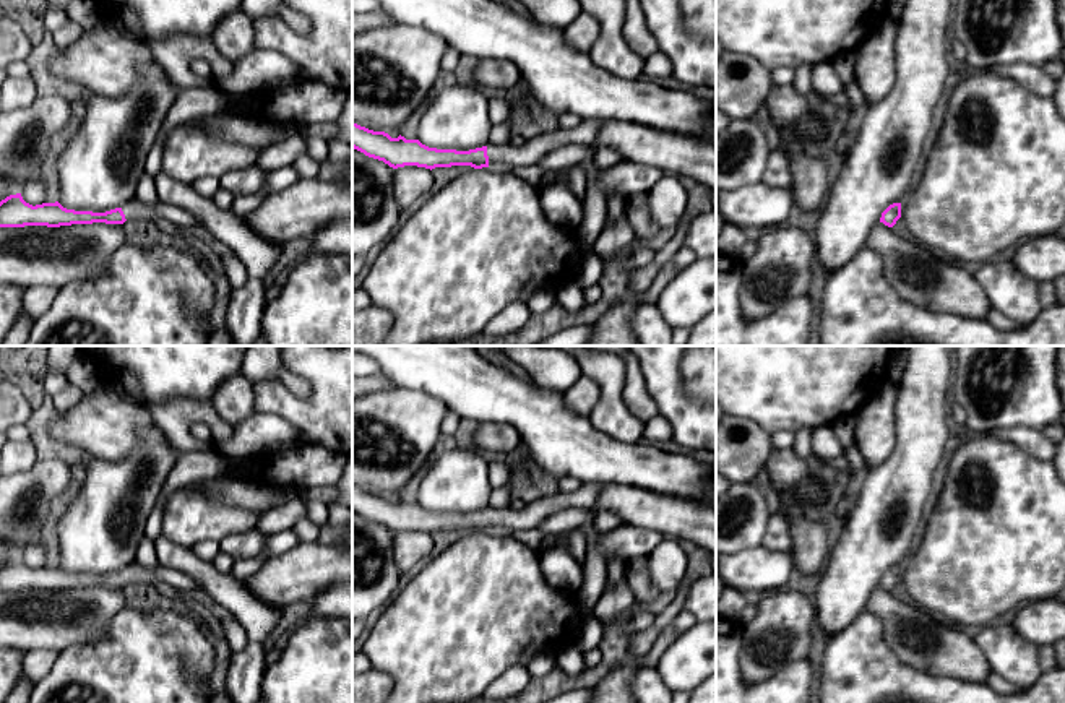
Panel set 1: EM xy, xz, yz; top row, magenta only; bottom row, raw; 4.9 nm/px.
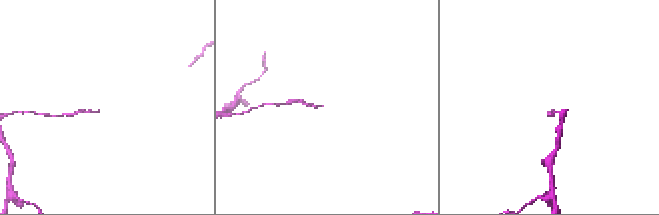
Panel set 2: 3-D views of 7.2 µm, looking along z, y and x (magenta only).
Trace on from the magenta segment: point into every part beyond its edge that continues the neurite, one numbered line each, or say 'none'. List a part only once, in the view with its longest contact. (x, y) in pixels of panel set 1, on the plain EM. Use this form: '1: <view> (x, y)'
1: xz (536, 512)

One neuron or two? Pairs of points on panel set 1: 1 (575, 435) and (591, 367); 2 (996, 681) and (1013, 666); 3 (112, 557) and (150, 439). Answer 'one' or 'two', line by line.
1: two
2: two
3: one

